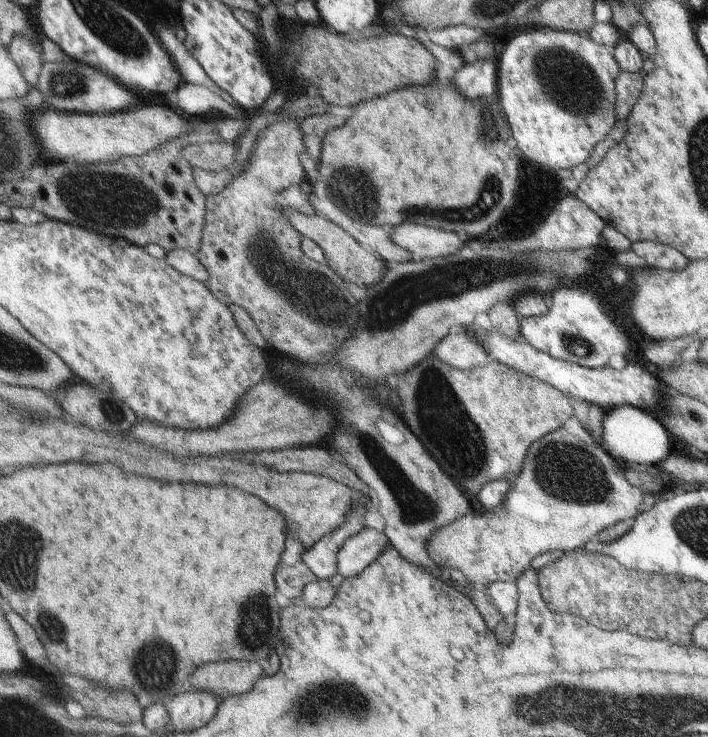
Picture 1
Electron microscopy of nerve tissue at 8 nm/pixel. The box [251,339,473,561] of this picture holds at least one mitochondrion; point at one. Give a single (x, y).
(414, 506)

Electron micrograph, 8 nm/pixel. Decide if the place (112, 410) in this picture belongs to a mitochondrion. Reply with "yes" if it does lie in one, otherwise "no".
yes

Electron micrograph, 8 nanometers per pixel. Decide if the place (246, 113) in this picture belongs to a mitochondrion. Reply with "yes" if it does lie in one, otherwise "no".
no

